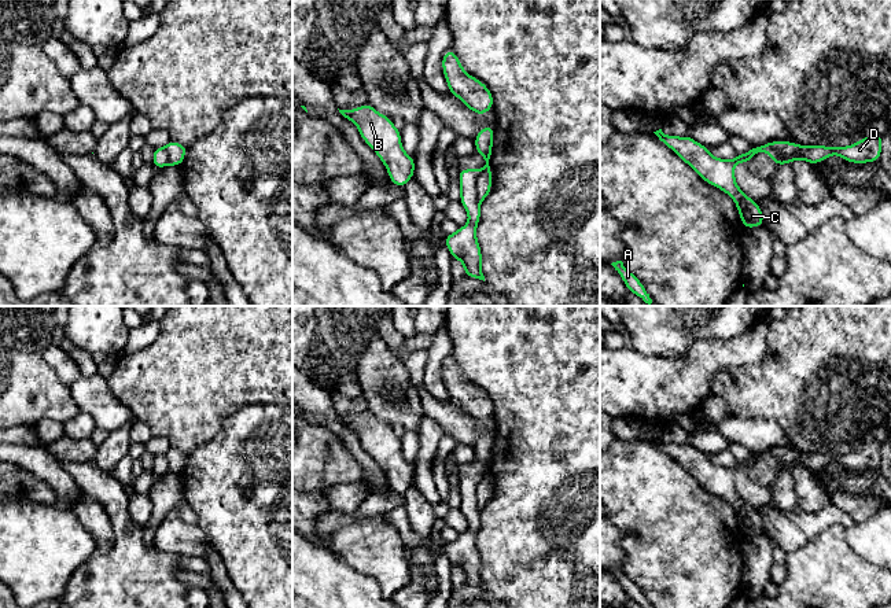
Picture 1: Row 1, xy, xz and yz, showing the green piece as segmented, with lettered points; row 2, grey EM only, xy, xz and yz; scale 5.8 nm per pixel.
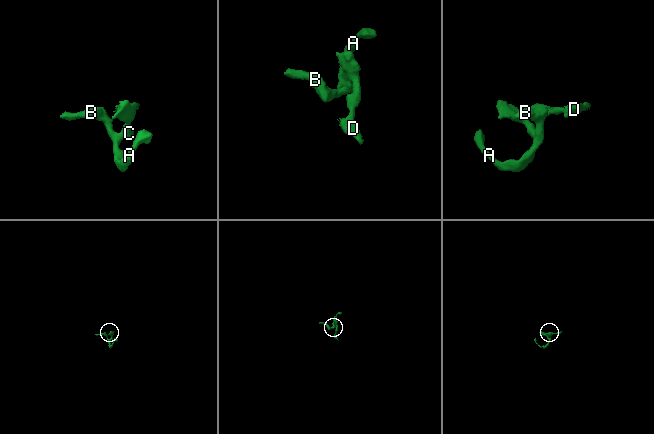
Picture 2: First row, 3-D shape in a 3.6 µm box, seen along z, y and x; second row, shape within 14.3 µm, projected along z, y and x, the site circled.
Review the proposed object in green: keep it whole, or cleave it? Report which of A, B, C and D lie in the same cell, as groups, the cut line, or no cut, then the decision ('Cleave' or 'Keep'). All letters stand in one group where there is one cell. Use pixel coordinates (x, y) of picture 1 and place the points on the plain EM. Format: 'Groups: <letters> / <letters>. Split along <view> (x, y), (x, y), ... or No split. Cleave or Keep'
Groups: A B C / D. Split along yz (762, 456), (774, 456), (788, 470). Cleave

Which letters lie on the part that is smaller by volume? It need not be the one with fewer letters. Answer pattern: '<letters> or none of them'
D

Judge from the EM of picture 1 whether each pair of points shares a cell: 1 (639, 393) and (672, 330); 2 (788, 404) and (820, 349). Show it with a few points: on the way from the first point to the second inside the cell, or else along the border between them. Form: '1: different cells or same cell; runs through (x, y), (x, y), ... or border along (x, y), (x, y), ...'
1: different cells; border along (630, 347), (662, 357), (683, 357), (689, 350)
2: same cell; runs through (798, 390), (801, 379), (817, 363)

